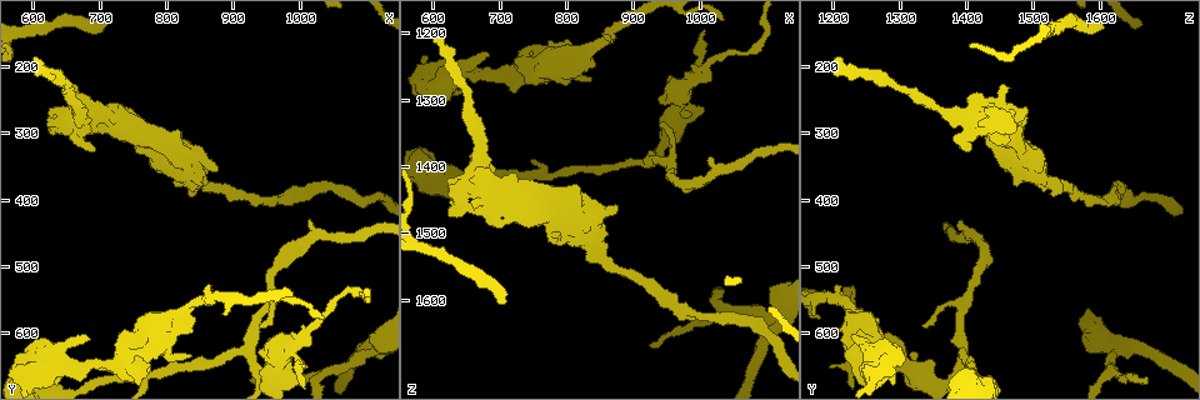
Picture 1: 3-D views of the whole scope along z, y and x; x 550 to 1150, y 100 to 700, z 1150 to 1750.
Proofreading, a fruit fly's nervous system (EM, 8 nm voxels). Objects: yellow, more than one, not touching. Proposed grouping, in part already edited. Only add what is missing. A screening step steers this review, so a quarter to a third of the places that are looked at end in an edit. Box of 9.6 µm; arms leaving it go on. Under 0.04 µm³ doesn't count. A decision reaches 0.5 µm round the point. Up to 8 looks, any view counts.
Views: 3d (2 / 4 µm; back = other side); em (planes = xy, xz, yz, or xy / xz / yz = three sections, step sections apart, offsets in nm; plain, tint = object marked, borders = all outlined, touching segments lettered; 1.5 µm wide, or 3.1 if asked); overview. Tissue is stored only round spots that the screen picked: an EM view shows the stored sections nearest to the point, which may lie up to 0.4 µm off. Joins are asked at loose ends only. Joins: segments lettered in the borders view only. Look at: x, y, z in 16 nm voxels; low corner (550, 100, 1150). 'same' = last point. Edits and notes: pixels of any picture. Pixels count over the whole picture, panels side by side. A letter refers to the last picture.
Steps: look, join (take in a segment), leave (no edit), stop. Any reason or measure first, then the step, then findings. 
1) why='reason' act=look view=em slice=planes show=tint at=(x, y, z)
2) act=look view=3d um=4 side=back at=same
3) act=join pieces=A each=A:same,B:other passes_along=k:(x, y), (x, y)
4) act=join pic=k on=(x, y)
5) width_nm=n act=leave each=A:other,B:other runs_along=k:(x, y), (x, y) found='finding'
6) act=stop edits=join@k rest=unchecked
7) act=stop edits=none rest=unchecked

why='branch stops here' act=look view=em slice=yz step=4 show=tint at=(1005, 655, 1195)

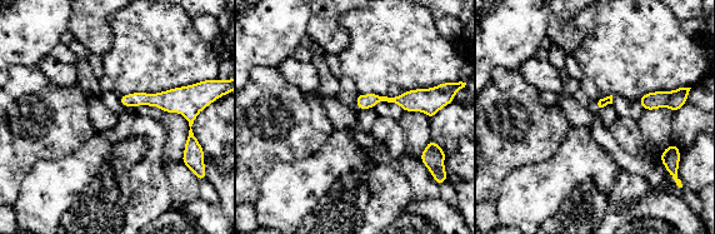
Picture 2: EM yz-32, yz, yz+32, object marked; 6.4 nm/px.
act=look view=em slice=planes show=borders at=same

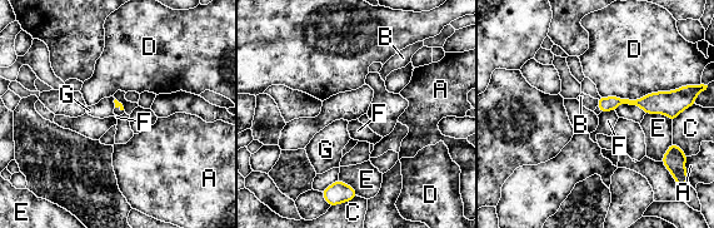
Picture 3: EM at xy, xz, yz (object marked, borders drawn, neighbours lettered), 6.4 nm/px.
longest_contact=D:500nm act=leave each=A:other,B:other,C:other,D:other,E:other,F:other,G:other border=3:(614, 109), (600, 113) found='no lettered segment goes on from it'

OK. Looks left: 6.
why='thick end' act=look view=3d um=4 at=(1005, 660, 1315)

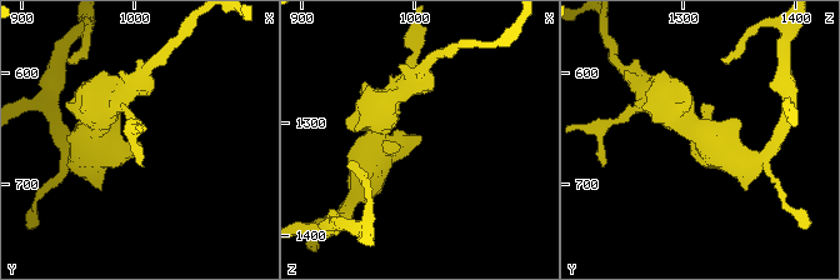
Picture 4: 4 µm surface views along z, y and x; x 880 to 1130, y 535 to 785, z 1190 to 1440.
why='now the EM' act=look view=em slice=planes show=borders at=(1006, 660, 1314)

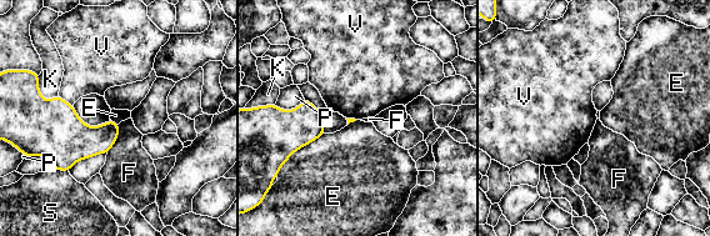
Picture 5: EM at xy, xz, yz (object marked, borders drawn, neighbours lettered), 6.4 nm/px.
act=leave each=E:other,F:other,K:other,P:other,S:other,V:other border=5:(59, 94), (73, 105) found='none of them fits'

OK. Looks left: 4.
why='branch stops here' act=look view=em slice=planes show=borders at=(600, 185, 1205)

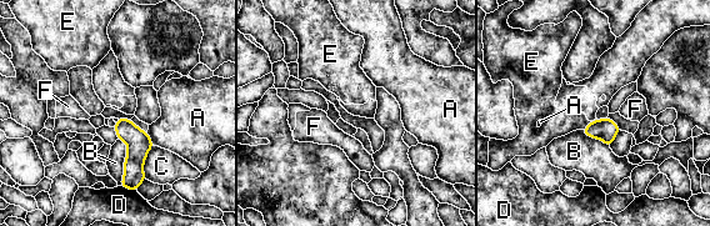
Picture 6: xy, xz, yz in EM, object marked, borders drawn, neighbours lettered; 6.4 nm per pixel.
longest_contact=B:300nm act=leave each=A:other,B:other,C:other,D:other,E:other,F:other border=6:(591, 121), (581, 129) found='none of them fits'

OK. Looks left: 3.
act=stop edits=none rest=unchecked

